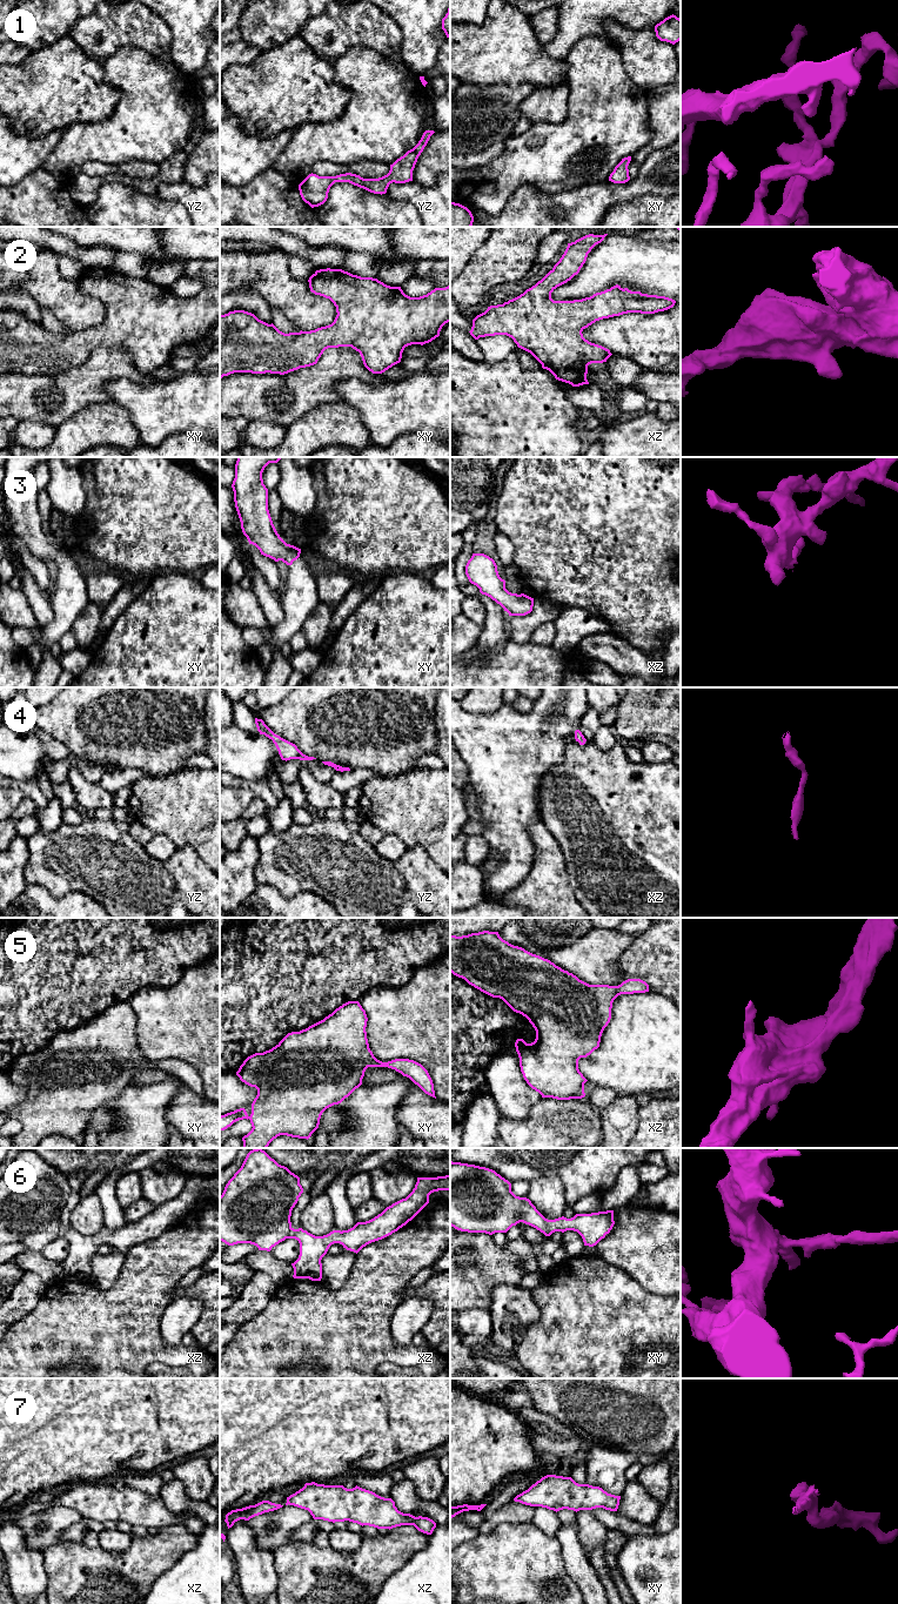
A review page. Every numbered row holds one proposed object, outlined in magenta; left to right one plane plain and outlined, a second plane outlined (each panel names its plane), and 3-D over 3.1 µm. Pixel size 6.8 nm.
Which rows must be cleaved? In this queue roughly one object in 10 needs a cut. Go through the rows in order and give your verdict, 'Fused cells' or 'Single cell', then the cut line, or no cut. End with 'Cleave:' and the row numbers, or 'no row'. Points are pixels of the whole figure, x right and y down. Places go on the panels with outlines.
1: Single cell. No split
2: Single cell. No split
3: Single cell. No split
4: Single cell. No split
5: Single cell. No split
6: Single cell. No split
7: Single cell. No split
Cleave: no row

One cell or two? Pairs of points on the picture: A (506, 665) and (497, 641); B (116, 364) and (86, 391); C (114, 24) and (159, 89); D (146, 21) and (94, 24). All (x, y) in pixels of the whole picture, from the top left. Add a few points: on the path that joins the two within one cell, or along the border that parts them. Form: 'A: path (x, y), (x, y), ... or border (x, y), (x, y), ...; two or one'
A: border (510, 639), (500, 651), (477, 657); two
B: path (109, 368), (93, 384); one
C: border (153, 55), (133, 46), (121, 46), (106, 61); two
D: path (133, 24), (107, 24); one

